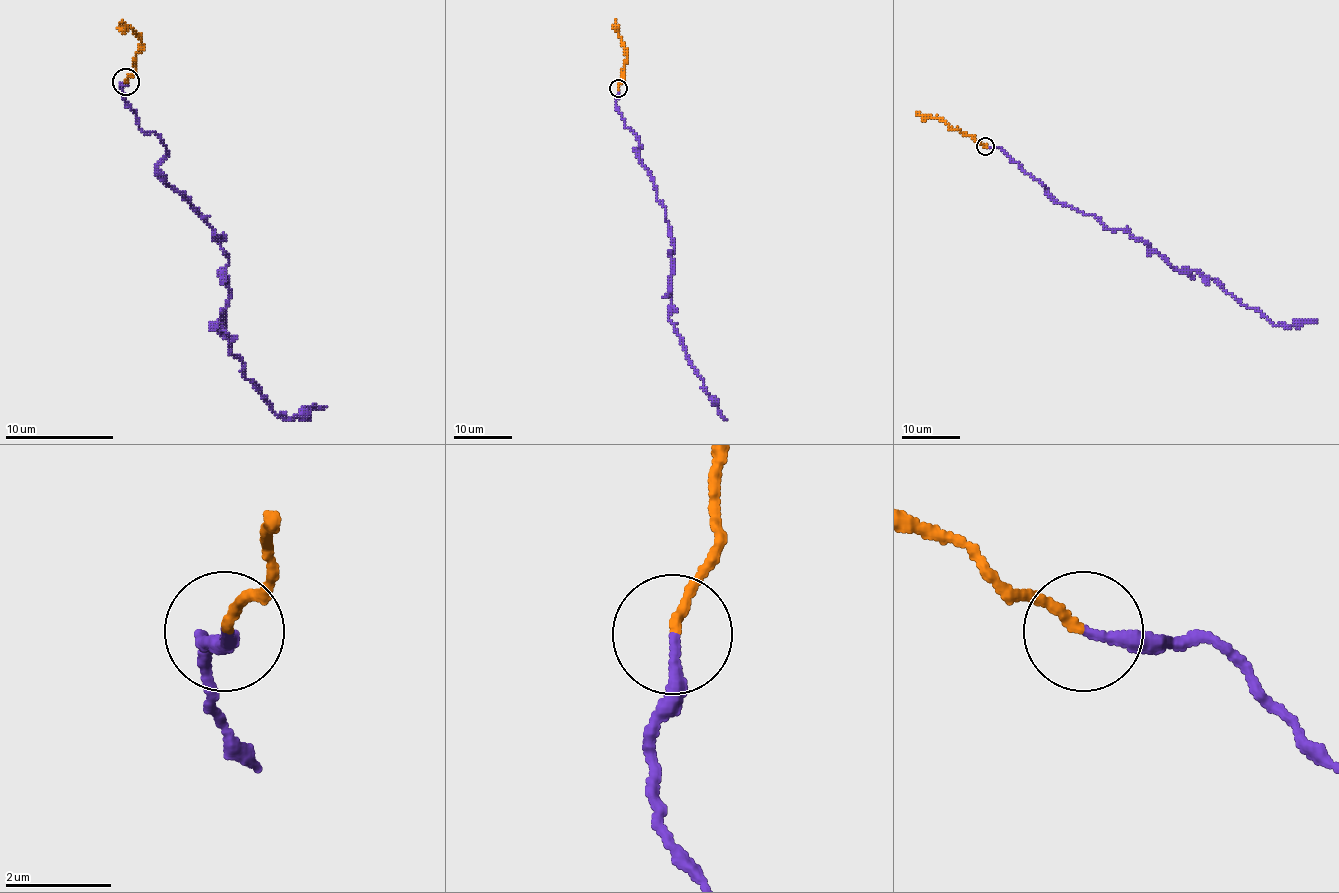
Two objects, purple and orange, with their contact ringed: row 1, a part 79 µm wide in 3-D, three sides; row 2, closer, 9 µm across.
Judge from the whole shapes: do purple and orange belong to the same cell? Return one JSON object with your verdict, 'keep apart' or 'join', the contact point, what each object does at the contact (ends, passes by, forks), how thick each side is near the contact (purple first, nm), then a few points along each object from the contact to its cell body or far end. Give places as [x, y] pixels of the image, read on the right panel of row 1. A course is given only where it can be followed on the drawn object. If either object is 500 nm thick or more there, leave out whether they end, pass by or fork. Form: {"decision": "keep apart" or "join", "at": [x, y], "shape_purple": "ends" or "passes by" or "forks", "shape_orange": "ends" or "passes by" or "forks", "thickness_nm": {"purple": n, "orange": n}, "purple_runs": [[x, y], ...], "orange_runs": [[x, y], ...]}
{"decision": "keep apart", "at": [985, 146], "shape_purple": "ends", "shape_orange": "ends", "thickness_nm": {"purple": 200, "orange": 160}, "purple_runs": [[986, 146], [999, 146], [1050, 196], [1143, 240], [1173, 268], [1213, 278], [1273, 325], [1317, 320]], "orange_runs": [[984, 146], [936, 117], [917, 113]]}

